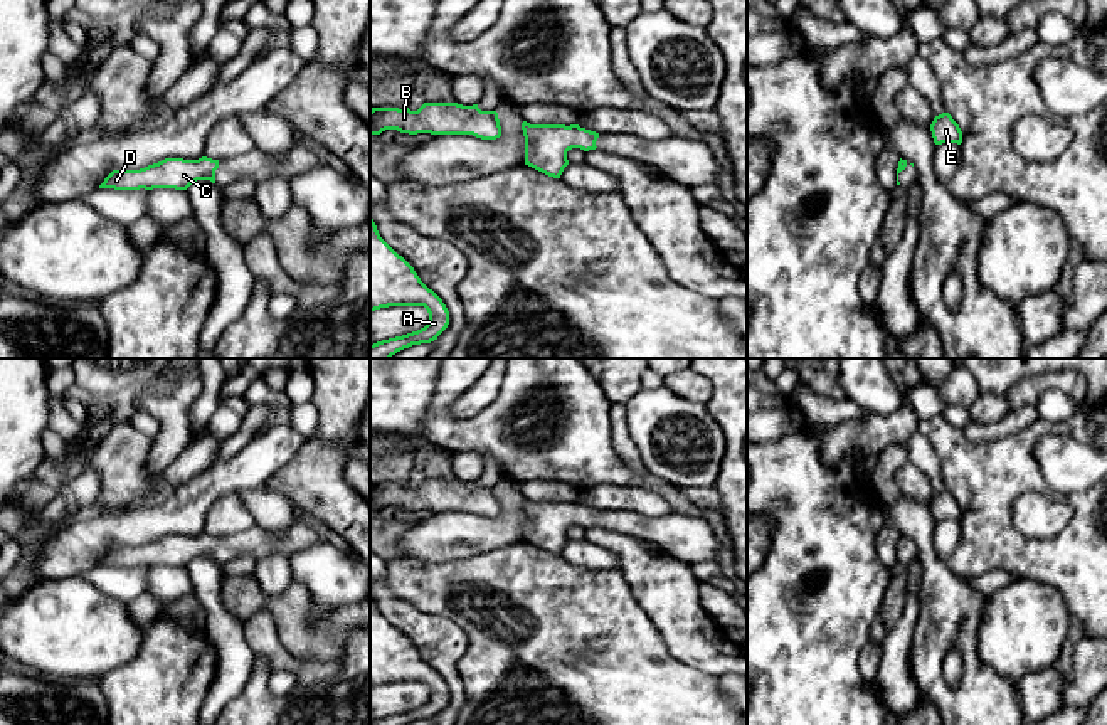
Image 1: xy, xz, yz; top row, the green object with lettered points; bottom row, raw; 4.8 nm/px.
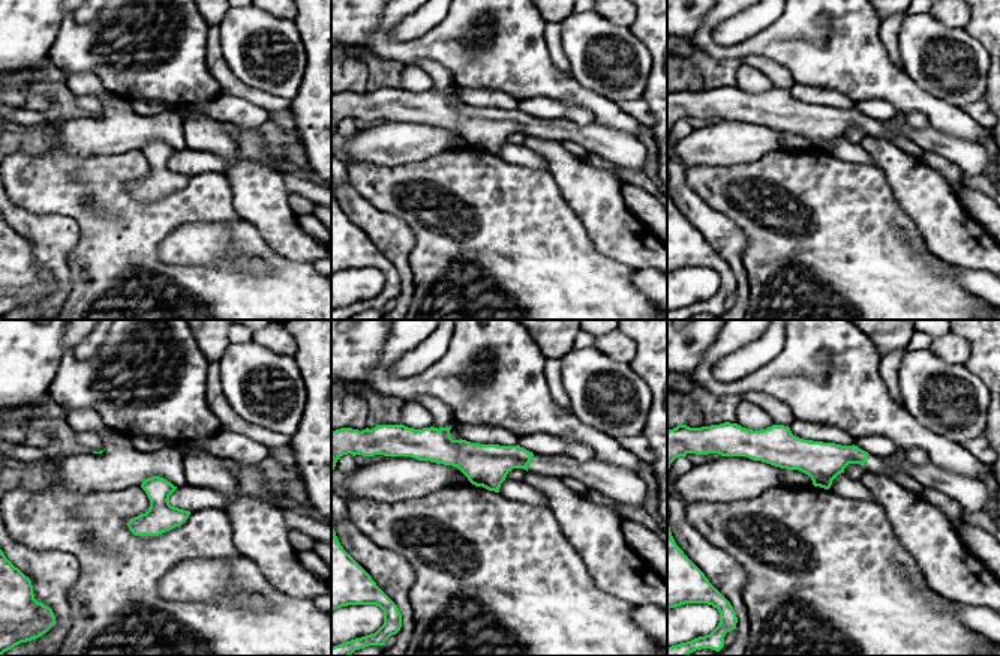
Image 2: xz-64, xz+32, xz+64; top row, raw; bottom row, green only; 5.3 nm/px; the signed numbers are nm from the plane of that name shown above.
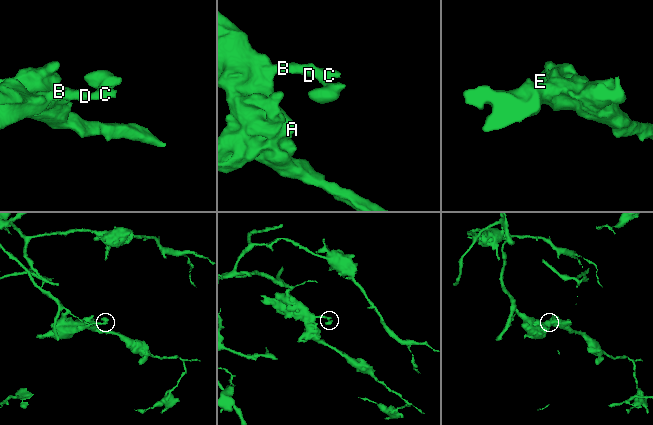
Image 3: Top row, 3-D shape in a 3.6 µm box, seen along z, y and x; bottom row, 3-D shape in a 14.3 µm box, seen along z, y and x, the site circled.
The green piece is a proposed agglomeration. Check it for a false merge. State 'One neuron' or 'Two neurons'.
One neuron

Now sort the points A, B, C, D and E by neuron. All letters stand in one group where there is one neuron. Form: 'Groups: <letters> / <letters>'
Groups: A B C D E

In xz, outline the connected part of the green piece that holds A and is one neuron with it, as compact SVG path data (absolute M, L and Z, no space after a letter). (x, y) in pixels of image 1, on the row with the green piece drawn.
M370 217L370 313L389 306L424 306L429 313L429 321L417 331L370 345L370 358L390 358L412 345L431 343L449 325L449 311L442 299L380 237Z

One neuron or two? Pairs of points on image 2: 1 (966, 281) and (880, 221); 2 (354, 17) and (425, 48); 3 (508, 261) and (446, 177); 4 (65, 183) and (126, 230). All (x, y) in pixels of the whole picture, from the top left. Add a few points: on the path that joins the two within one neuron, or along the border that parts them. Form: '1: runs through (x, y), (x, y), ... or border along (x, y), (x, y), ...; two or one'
1: border along (951, 272), (978, 296); two
2: border along (375, 32), (369, 36), (365, 48); two
3: runs through (494, 240), (477, 219), (477, 206), (467, 198); one
4: runs through (81, 188), (87, 188), (110, 213); one

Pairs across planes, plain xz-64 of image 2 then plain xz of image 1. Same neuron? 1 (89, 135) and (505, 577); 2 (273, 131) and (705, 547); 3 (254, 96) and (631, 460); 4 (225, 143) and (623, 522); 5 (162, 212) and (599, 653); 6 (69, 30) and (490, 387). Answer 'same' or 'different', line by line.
1: different
2: same
3: same
4: different
5: same
6: different

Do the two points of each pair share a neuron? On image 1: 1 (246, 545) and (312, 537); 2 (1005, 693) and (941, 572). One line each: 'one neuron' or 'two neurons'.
1: one neuron
2: one neuron

